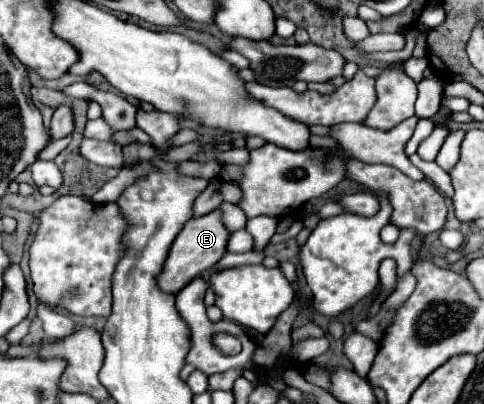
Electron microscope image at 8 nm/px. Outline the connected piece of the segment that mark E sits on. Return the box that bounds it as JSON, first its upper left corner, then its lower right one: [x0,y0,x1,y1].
[157,209,229,293]

